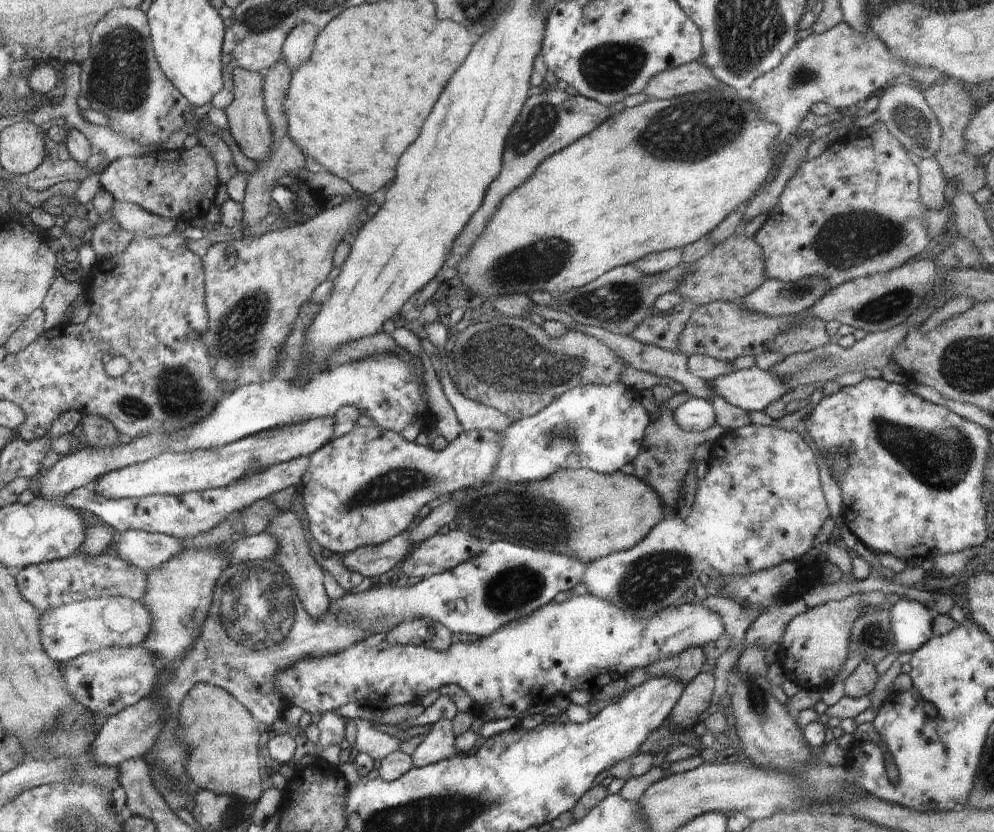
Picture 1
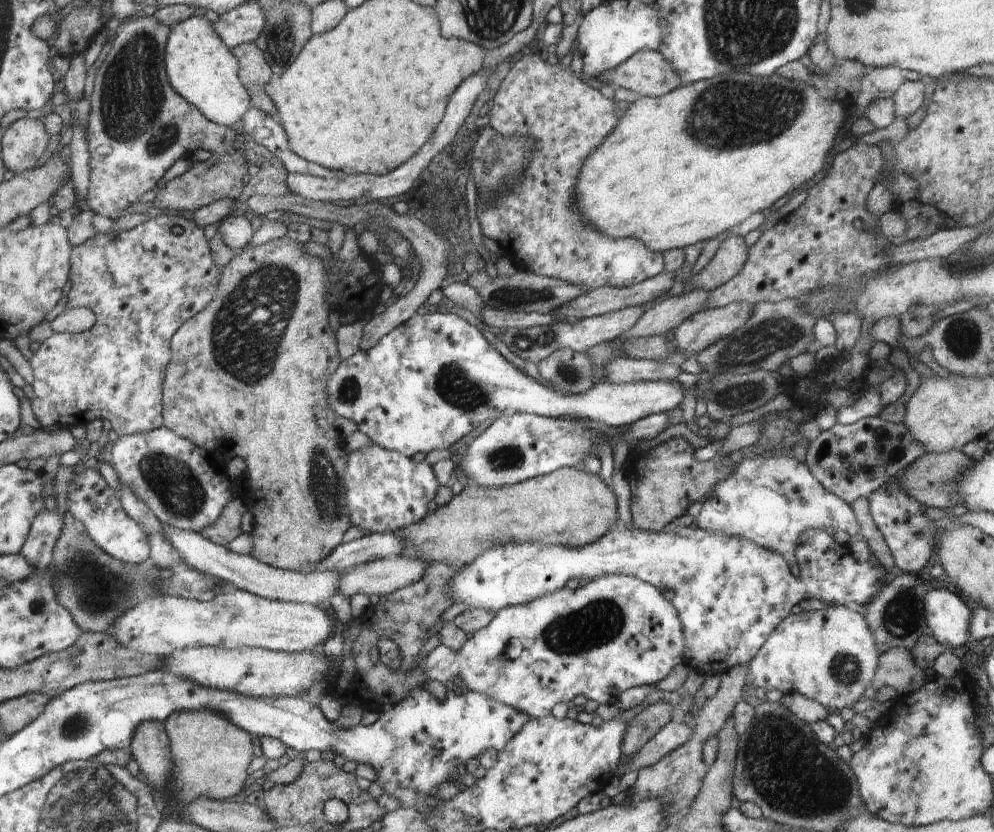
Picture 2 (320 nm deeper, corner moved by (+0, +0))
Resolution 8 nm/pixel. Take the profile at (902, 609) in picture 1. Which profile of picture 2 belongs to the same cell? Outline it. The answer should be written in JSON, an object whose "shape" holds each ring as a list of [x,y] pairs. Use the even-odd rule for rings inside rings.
{"shape":[[[934,589],[925,594],[924,599],[927,625],[930,634],[948,650],[955,651],[958,647],[965,648],[972,641],[970,634],[970,623],[972,612],[970,608],[960,600],[960,597],[948,589]]]}

